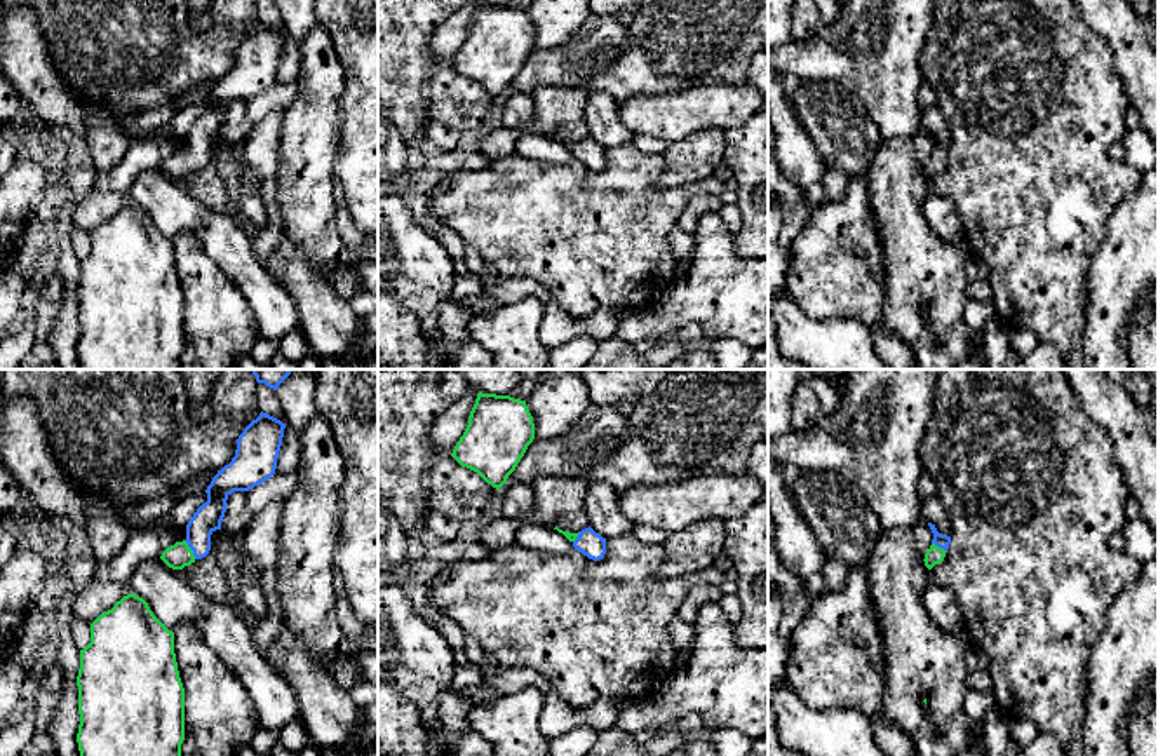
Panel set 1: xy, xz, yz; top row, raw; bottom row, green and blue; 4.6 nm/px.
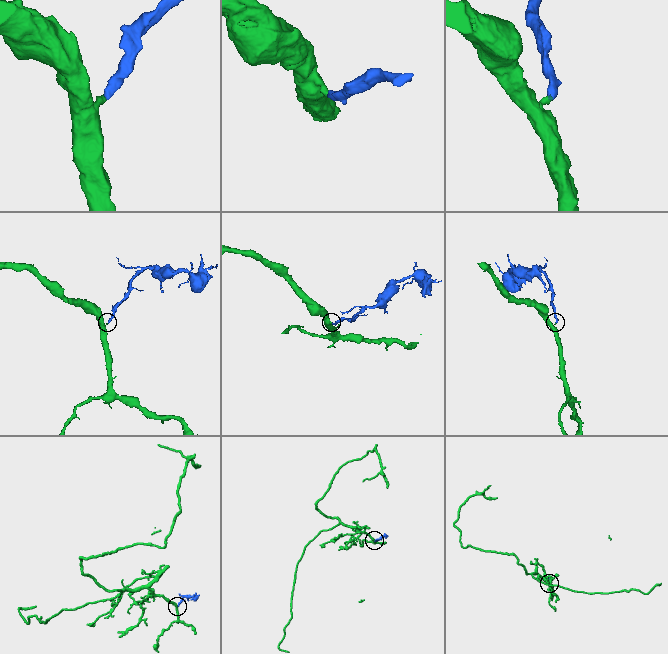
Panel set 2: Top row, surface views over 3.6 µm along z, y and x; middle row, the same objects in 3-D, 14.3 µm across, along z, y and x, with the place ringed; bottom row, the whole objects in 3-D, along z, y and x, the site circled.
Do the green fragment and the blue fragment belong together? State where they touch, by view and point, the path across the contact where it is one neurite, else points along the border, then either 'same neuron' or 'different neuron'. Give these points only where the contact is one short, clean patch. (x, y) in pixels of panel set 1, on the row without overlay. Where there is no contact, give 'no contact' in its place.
meets green in xy at (190, 159); runs through xy (176, 166), (190, 159), (208, 128); same neuron

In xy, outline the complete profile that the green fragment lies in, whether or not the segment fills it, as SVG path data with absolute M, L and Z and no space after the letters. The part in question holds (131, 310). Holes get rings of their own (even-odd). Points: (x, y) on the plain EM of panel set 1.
M127 204L91 233L91 253L80 260L77 296L77 352L82 369L181 369L185 298L174 242L153 225L143 207Z

